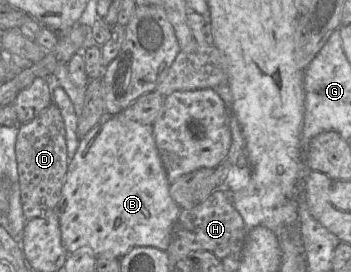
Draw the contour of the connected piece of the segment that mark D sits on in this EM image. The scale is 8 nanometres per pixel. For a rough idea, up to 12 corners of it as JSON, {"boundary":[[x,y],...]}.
{"boundary":[[51,103],[19,125],[25,218],[57,207],[68,170],[65,127]]}

